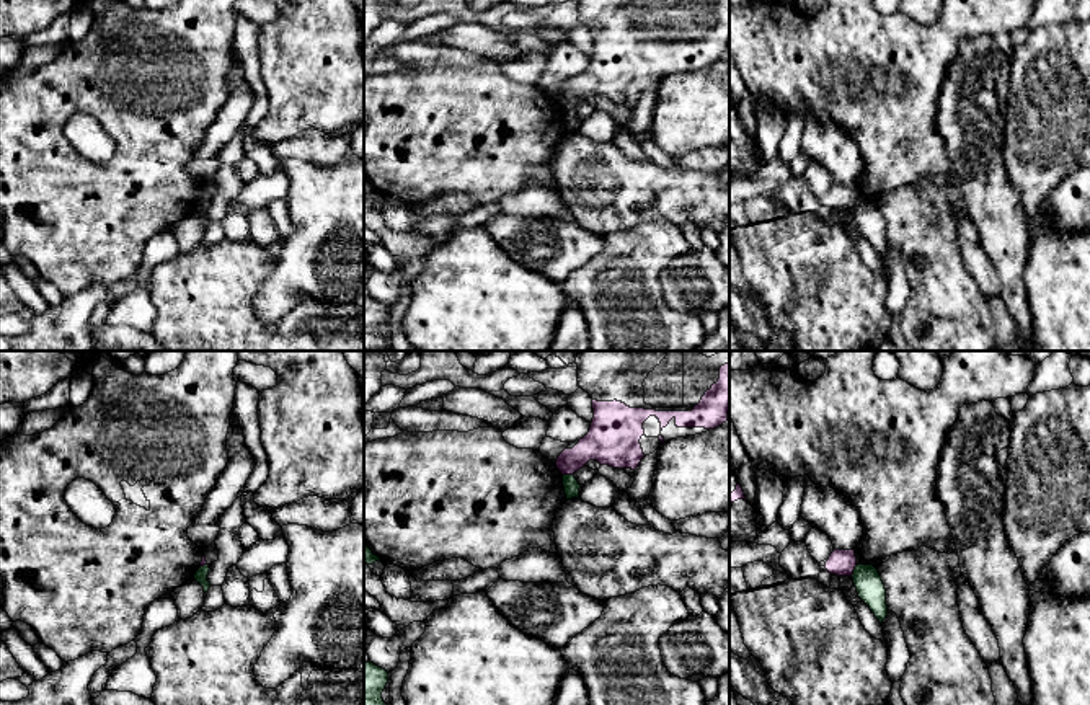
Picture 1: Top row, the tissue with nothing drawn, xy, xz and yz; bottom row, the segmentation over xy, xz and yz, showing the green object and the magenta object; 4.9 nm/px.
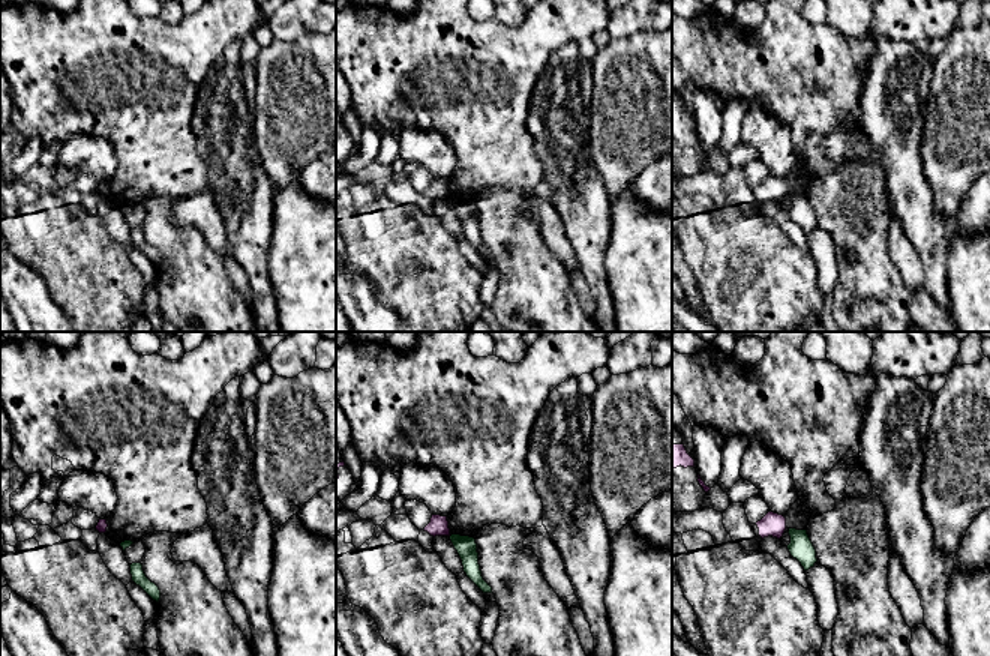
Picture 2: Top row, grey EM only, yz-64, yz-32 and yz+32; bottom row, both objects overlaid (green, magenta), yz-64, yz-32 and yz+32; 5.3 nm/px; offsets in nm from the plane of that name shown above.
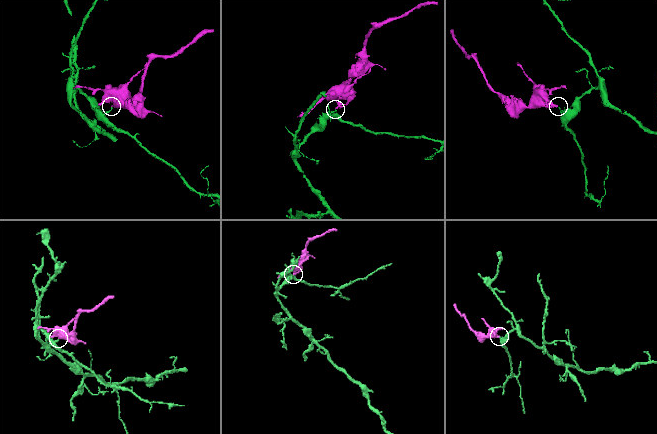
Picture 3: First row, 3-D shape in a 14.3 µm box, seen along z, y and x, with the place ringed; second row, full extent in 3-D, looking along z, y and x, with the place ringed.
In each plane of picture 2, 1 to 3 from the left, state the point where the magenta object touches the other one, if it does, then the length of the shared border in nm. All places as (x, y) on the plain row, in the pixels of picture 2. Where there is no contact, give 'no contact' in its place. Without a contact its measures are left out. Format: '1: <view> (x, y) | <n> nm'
1: no contact
2: no contact
3: no contact

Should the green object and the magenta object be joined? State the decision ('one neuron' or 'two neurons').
two neurons

